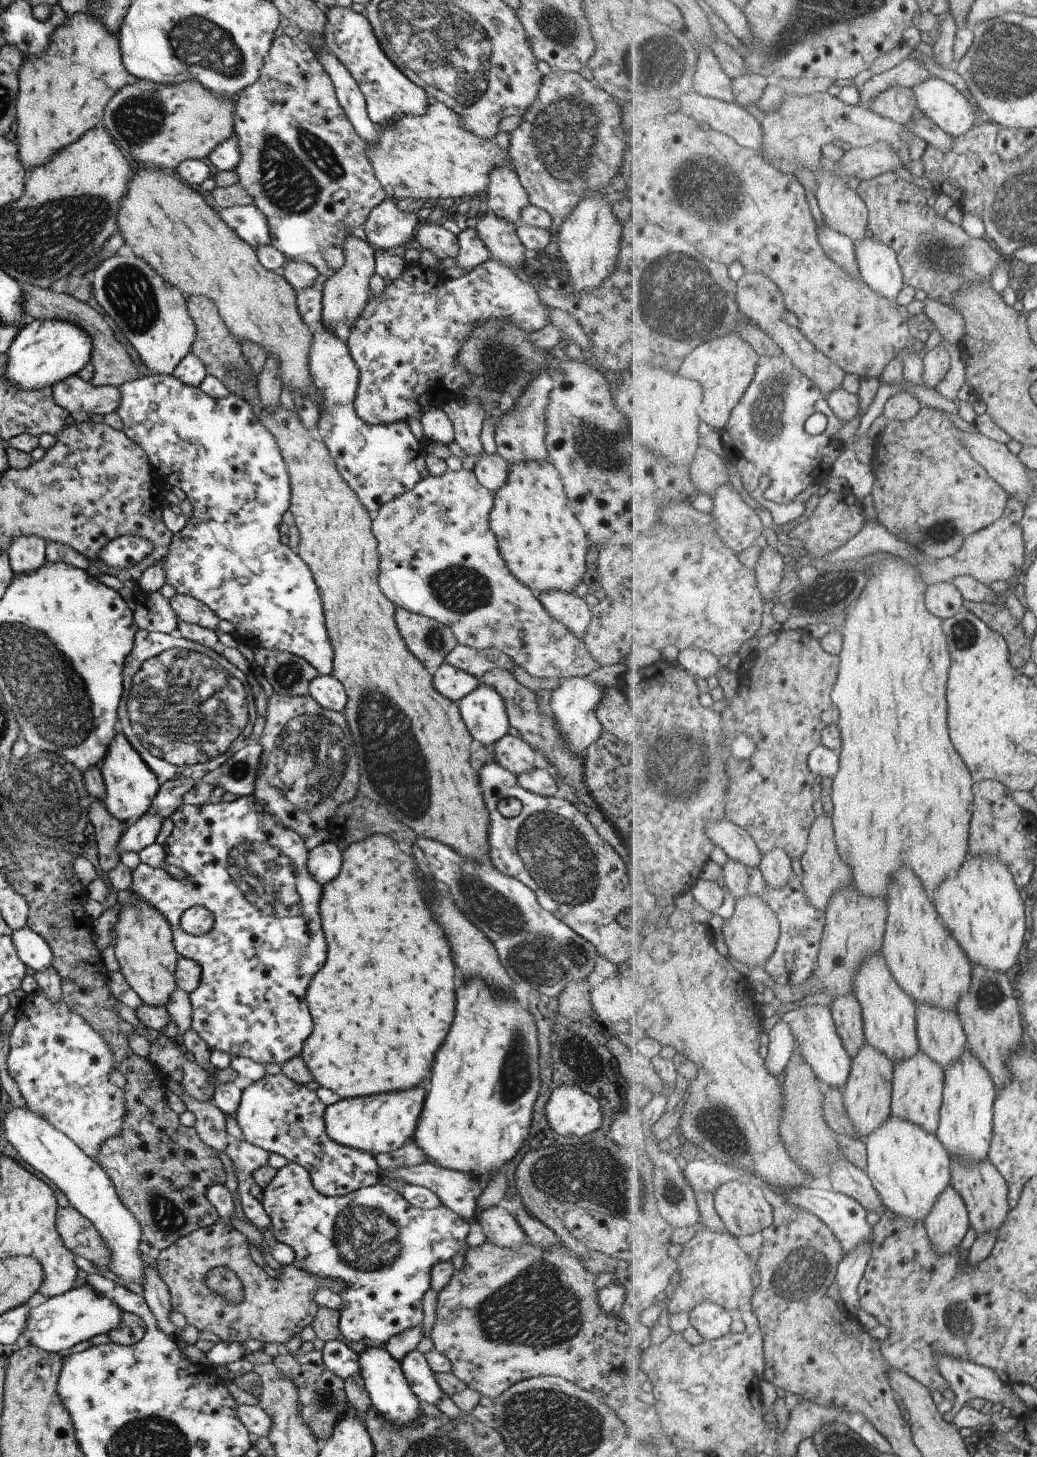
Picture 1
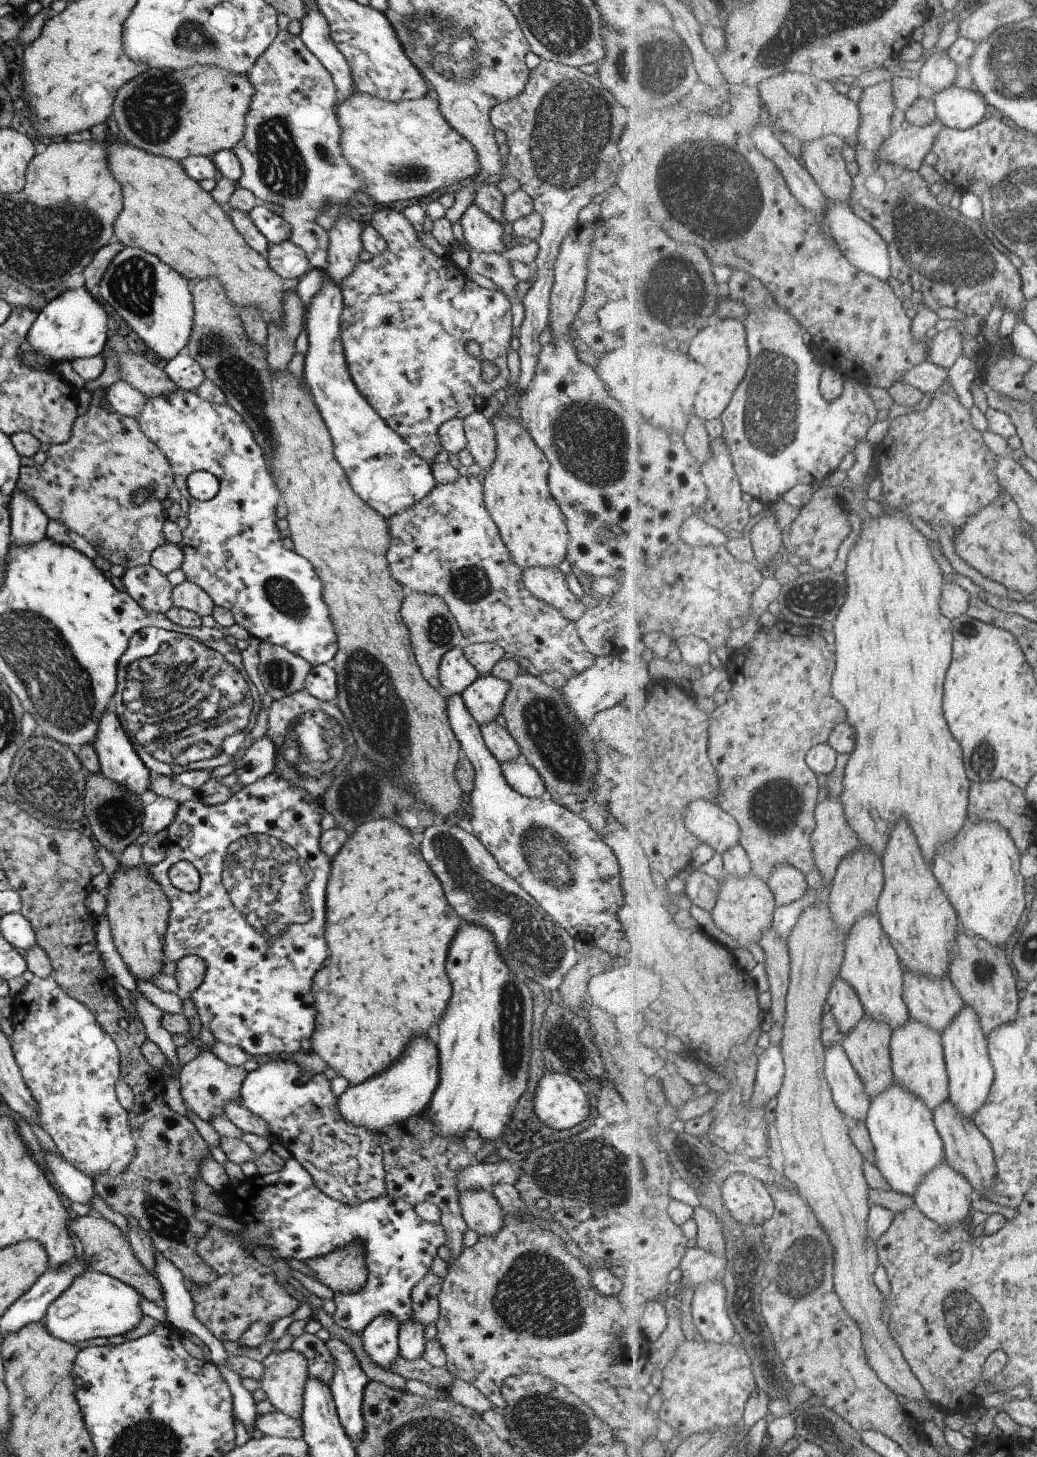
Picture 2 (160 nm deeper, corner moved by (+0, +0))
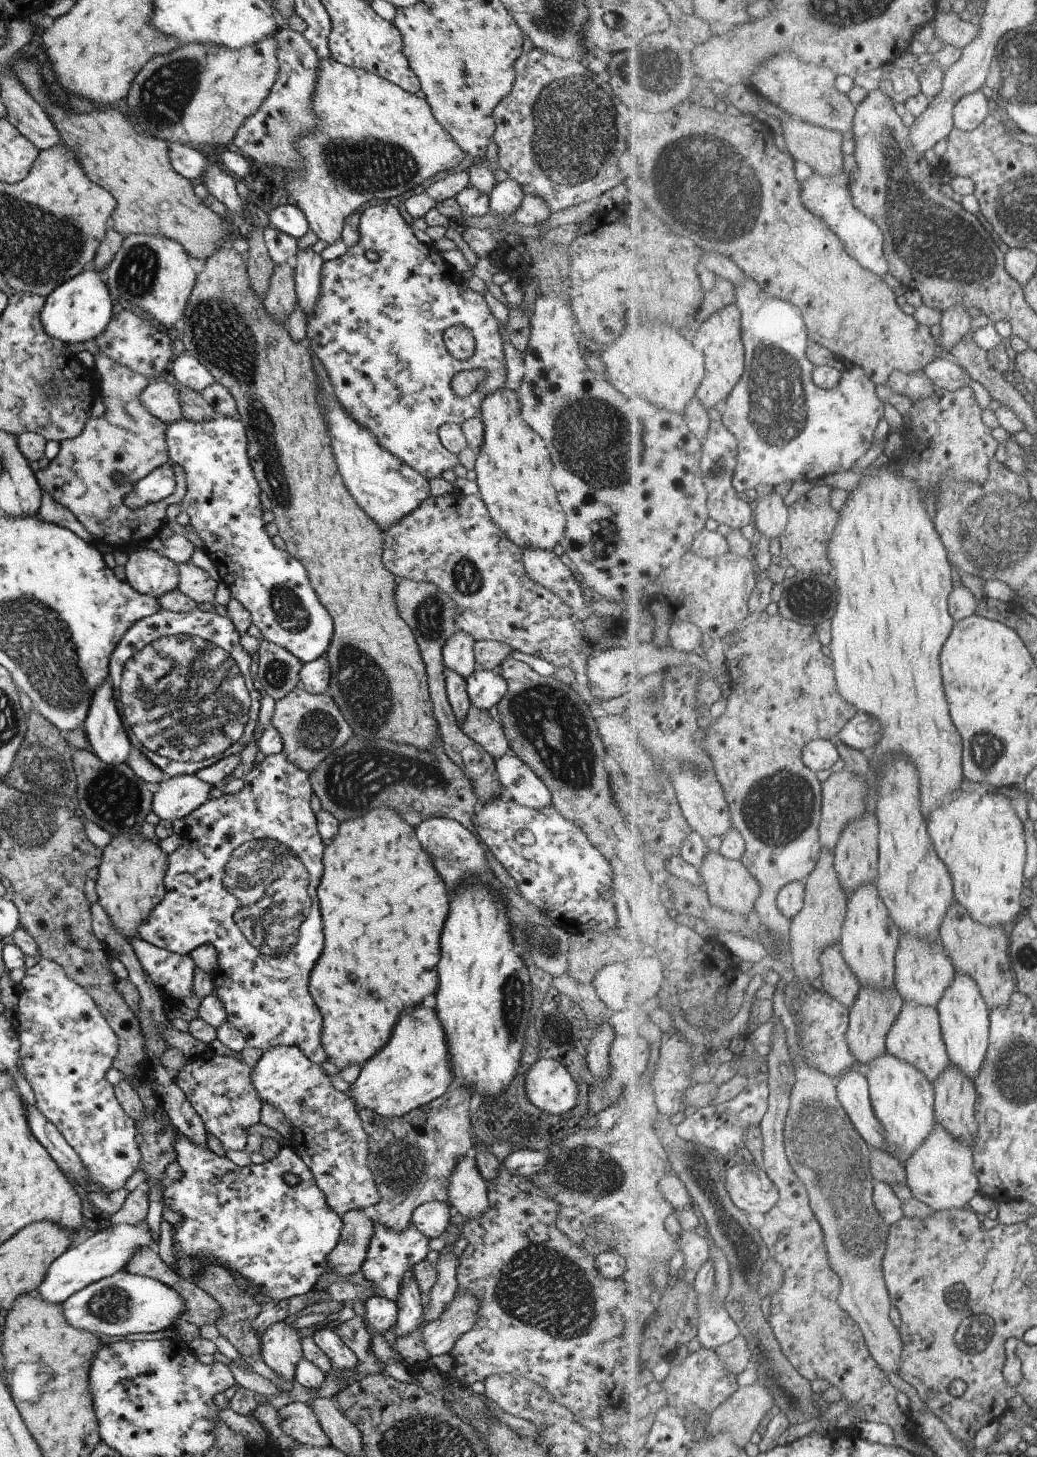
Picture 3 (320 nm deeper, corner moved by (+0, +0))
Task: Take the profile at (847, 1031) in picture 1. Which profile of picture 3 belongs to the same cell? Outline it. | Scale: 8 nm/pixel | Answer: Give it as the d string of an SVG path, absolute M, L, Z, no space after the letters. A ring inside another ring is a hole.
M842 944L829 946L821 954L821 964L823 964L823 990L851 1010L863 987L843 958Z

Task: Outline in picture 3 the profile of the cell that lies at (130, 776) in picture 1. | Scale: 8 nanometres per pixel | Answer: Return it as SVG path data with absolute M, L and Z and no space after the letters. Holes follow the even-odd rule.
M103 682L93 692L82 728L91 752L103 764L127 764L125 760L131 746L121 726L116 702L113 700L113 688L109 682Z

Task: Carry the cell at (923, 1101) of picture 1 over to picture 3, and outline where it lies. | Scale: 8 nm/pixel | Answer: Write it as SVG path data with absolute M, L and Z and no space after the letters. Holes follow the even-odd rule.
M909 1001L904 1002L899 1018L897 1018L893 1029L889 1032L887 1049L899 1060L905 1060L905 1062L913 1064L917 1070L921 1070L931 1084L935 1084L937 1078L941 1078L941 1074L945 1074L947 1066L951 1064L942 1034L940 1014L935 1006L923 1006L923 1004L915 1004Z

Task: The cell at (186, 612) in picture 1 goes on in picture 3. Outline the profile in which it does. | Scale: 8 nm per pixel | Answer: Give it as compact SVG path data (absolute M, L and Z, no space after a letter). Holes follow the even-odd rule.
M188 561L185 564L177 564L177 586L183 596L193 600L195 604L210 603L214 604L217 581L213 580L209 574L193 566Z

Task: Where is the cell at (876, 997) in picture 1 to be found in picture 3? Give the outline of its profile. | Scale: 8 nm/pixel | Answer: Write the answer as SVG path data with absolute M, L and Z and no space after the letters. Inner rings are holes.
M863 884L859 890L855 890L855 894L848 896L848 910L841 936L843 958L855 972L862 987L877 990L891 990L896 987L896 960L901 935L876 884Z

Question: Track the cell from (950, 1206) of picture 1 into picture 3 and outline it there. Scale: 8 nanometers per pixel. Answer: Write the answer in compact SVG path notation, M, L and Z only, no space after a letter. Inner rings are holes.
M937 1122L929 1140L925 1140L919 1146L919 1150L911 1156L911 1160L905 1166L908 1175L907 1183L914 1198L929 1206L935 1212L961 1210L967 1204L970 1205L972 1199L980 1193L980 1182L974 1165L974 1150L971 1146L963 1144L961 1140L957 1140L941 1122Z

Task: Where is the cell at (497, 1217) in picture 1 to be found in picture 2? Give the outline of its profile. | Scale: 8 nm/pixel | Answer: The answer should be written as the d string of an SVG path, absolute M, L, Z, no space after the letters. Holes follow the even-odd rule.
M463 1190L458 1194L461 1216L469 1230L481 1236L493 1236L501 1230L504 1214L489 1191Z

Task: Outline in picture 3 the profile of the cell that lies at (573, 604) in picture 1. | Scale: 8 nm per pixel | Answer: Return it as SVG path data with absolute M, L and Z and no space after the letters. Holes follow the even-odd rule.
M522 548L523 572L549 592L553 592L573 614L583 616L586 612L582 588L573 579L572 567L567 567L552 550Z

